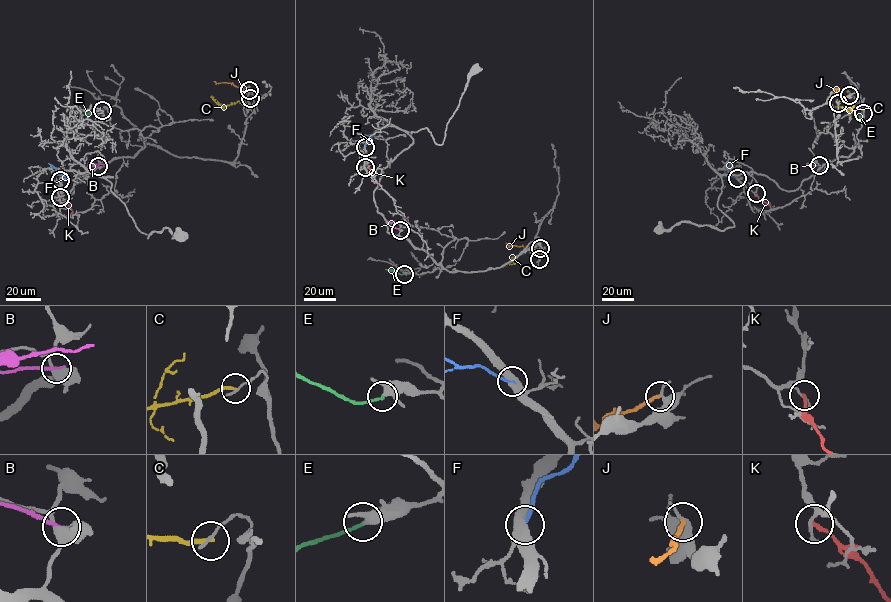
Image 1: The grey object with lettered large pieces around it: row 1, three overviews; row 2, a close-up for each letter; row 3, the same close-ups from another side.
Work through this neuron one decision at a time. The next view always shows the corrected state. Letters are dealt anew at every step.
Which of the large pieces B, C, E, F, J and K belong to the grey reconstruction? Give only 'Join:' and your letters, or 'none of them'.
Join: E

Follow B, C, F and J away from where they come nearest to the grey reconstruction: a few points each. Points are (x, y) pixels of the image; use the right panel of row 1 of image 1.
B: (819, 165), (806, 164)
C: (838, 103), (846, 110), (856, 101)
F: (737, 178), (724, 173), (730, 162)
J: (849, 95), (842, 98), (834, 94), (836, 90), (832, 87)

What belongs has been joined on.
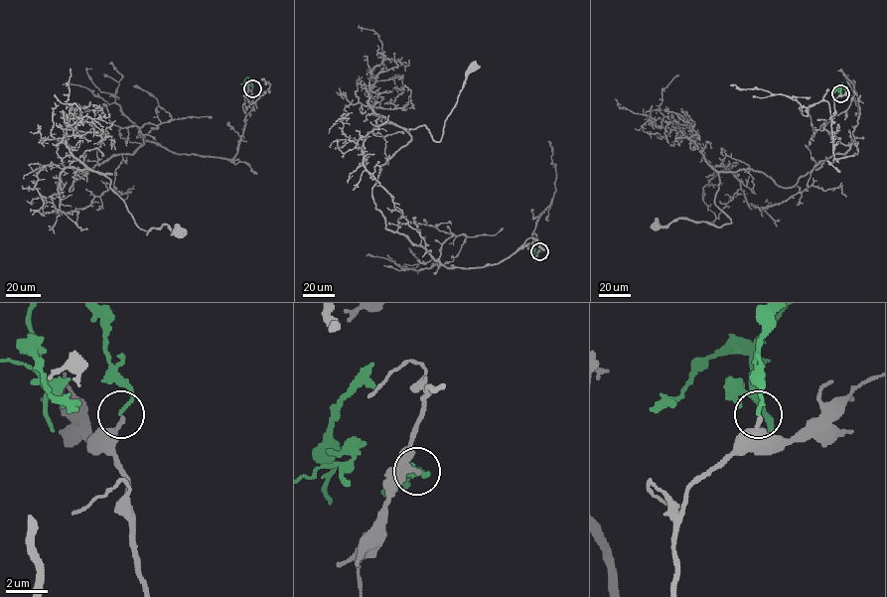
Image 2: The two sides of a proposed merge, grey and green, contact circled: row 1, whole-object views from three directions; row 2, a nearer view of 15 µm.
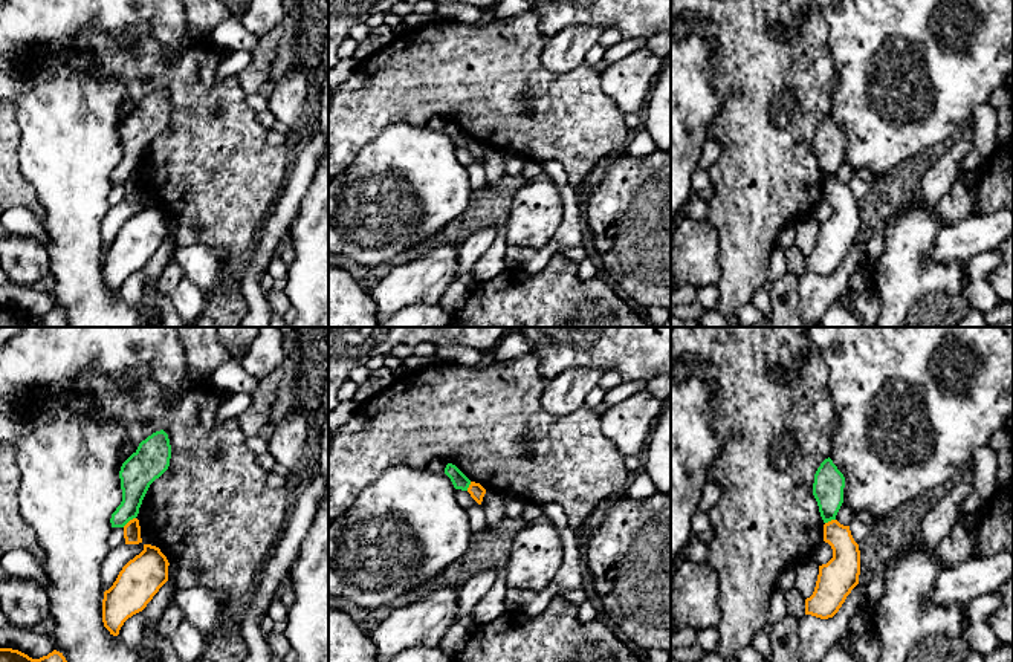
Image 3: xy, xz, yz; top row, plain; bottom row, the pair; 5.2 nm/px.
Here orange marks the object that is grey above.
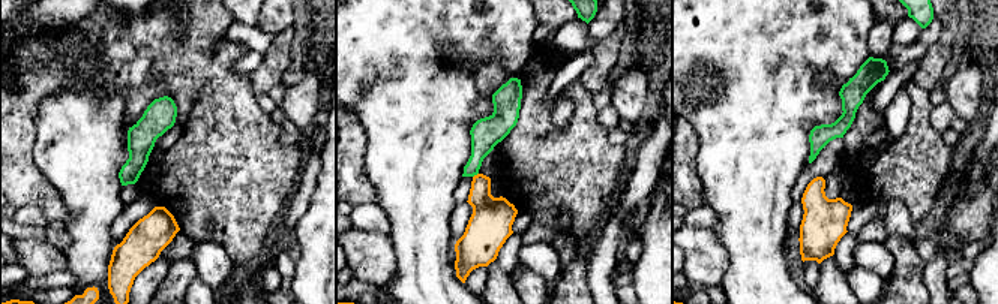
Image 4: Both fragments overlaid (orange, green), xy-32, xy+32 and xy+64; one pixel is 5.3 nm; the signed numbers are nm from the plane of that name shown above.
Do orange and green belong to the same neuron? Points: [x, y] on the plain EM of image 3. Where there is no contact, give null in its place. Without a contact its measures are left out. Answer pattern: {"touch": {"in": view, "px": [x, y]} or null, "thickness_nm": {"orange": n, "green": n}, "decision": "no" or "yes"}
{"touch": {"in": "xy", "px": [130, 178]}, "thickness_nm": {"orange": 100, "green": 180}, "decision": "no"}

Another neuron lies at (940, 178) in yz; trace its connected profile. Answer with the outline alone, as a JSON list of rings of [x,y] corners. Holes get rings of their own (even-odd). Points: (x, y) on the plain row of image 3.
[[[967,127],[953,139],[952,148],[926,171],[909,205],[930,206],[943,199],[964,174],[963,159],[972,147],[972,130]]]

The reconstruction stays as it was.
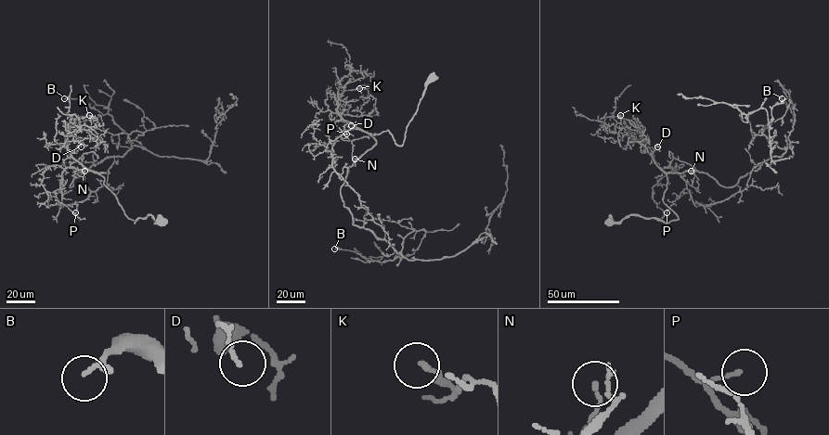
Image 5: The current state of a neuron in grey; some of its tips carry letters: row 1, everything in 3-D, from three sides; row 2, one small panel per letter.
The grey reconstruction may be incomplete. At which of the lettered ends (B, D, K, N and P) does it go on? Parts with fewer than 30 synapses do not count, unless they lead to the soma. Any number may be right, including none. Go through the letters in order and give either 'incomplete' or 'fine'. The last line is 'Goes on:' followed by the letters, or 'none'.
B: fine
D: fine
K: fine
N: fine
P: fine
Goes on: none

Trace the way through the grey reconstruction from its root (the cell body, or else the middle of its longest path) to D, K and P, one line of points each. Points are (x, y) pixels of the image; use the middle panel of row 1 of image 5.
D: (432, 76), (406, 128), (401, 146), (395, 143), (387, 130), (374, 135), (342, 119), (351, 125)
K: (432, 76), (400, 146), (387, 130), (371, 134), (338, 113), (361, 114), (369, 97), (365, 87), (359, 88)
P: (432, 76), (401, 146), (387, 130), (351, 129), (325, 150), (346, 134)

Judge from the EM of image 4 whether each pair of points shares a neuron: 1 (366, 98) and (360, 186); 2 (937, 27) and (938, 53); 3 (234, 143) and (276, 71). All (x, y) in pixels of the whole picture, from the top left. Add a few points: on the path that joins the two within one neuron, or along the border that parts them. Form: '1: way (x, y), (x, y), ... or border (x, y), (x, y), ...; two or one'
1: border (351, 110), (366, 138), (363, 166); two
2: border (935, 17), (943, 26), (943, 33), (920, 57); two
3: border (248, 74), (255, 95); two

